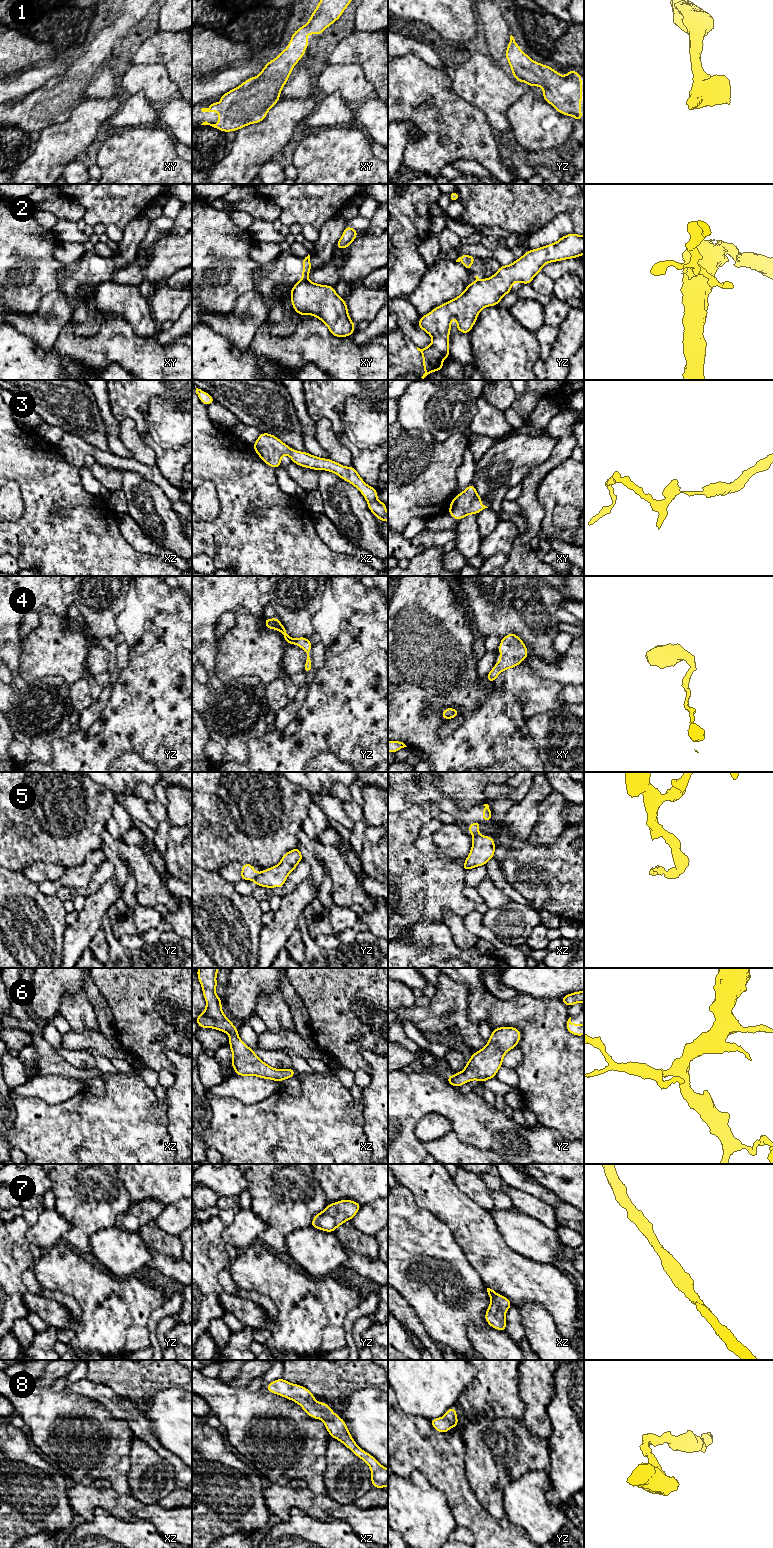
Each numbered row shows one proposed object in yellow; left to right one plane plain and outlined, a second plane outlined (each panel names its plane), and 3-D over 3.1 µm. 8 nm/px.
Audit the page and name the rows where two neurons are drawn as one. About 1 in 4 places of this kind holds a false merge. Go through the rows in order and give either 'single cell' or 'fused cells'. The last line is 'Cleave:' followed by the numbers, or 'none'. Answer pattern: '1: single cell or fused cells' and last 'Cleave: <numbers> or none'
1: single cell
2: fused cells
3: single cell
4: single cell
5: fused cells
6: single cell
7: single cell
8: single cell
Cleave: 2, 5

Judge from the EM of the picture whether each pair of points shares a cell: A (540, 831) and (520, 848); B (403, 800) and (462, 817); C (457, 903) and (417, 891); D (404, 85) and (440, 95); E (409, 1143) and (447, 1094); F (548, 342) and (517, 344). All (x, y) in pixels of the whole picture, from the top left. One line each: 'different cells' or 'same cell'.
A: different cells
B: same cell
C: same cell
D: same cell
E: same cell
F: different cells

